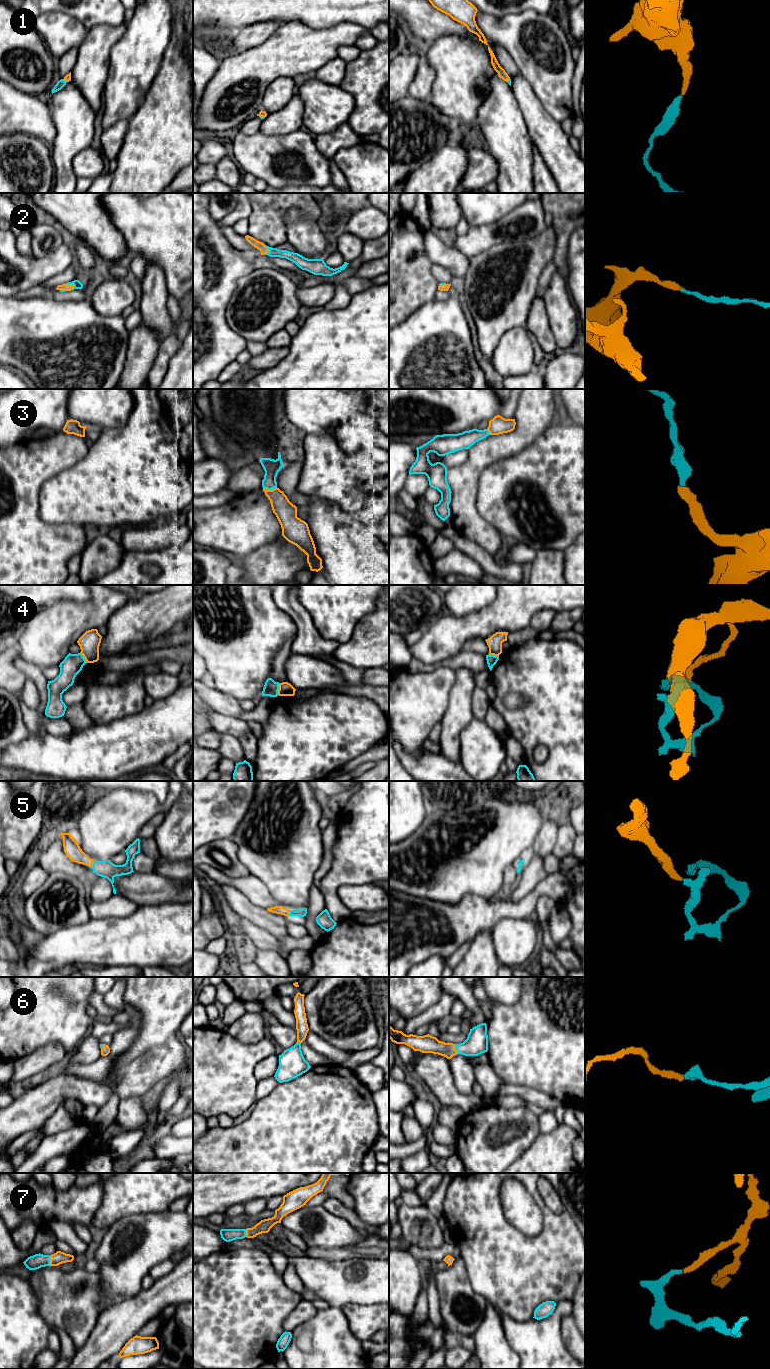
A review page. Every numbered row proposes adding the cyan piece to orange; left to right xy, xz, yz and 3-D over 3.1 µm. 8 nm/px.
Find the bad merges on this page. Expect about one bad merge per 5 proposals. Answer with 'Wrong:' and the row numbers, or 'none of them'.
Wrong: 4

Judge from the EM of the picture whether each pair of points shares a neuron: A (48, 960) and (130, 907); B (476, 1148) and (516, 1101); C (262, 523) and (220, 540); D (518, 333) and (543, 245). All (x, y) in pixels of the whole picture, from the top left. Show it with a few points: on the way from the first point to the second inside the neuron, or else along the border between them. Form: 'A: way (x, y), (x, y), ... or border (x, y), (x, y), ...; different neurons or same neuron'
A: border (137, 907), (129, 915), (123, 917), (92, 918); different neurons
B: border (496, 1103), (508, 1108), (523, 1108); different neurons
C: way (252, 523), (245, 523), (230, 530); same neuron
D: border (525, 327), (508, 329), (500, 340); different neurons

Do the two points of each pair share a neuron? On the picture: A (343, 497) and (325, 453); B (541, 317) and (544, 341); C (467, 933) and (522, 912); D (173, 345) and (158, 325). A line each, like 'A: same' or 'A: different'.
A: same
B: same
C: same
D: different

